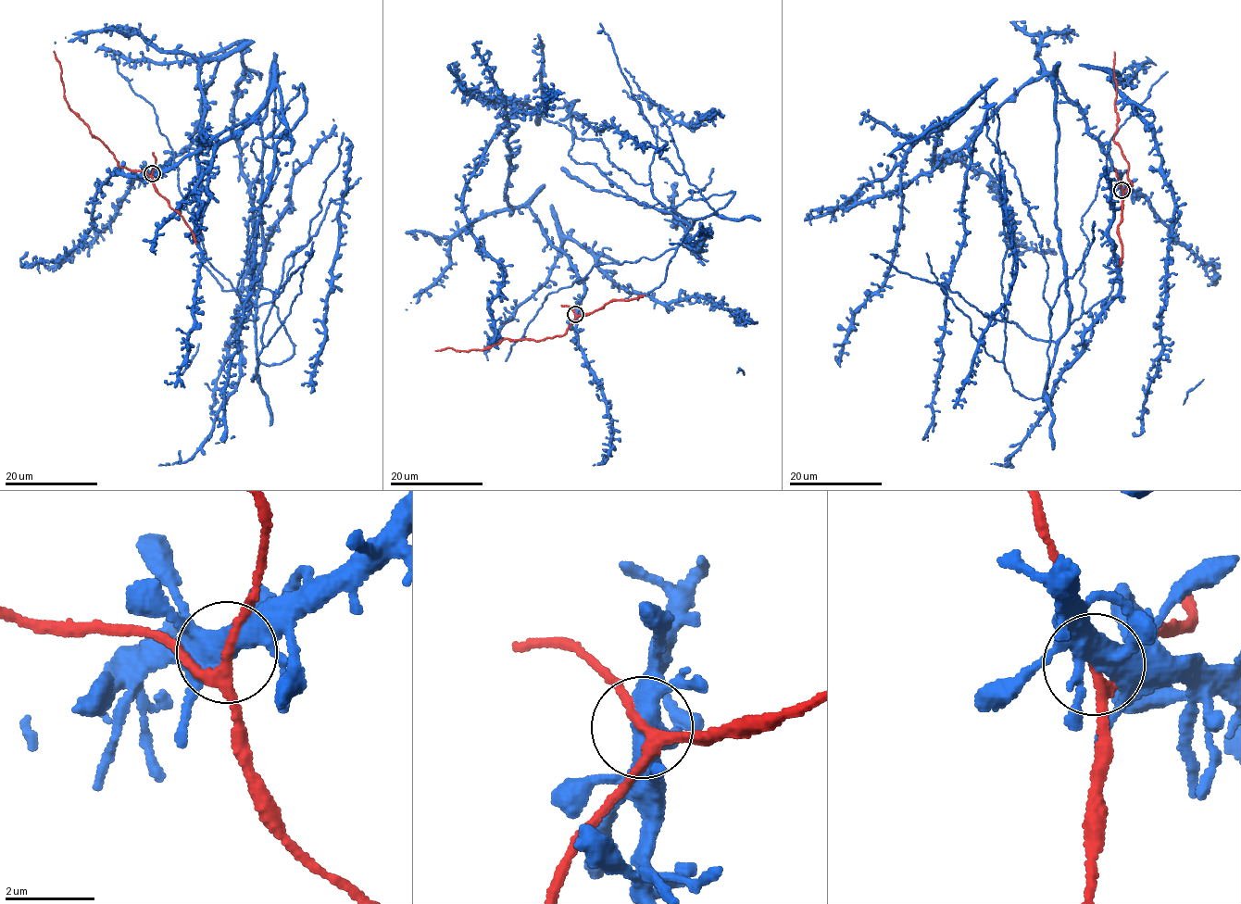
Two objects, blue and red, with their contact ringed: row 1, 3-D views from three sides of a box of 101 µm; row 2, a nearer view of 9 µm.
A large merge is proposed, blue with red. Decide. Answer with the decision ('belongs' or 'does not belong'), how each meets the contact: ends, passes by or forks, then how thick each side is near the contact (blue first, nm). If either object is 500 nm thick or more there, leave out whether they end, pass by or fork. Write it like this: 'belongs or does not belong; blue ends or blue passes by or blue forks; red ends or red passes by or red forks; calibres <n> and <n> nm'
belongs; blue forks; red forks; calibres 400 and 200 nm

